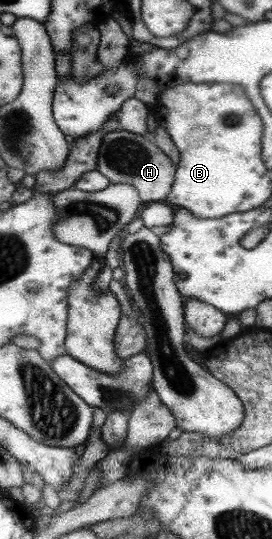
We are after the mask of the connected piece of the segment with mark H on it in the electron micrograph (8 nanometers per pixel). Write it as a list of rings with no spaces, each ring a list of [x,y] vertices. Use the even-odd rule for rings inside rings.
[[[121,128],[102,136],[95,169],[109,179],[111,184],[133,186],[143,205],[165,202],[175,174],[175,165],[171,163],[171,159],[149,137],[131,134]]]

